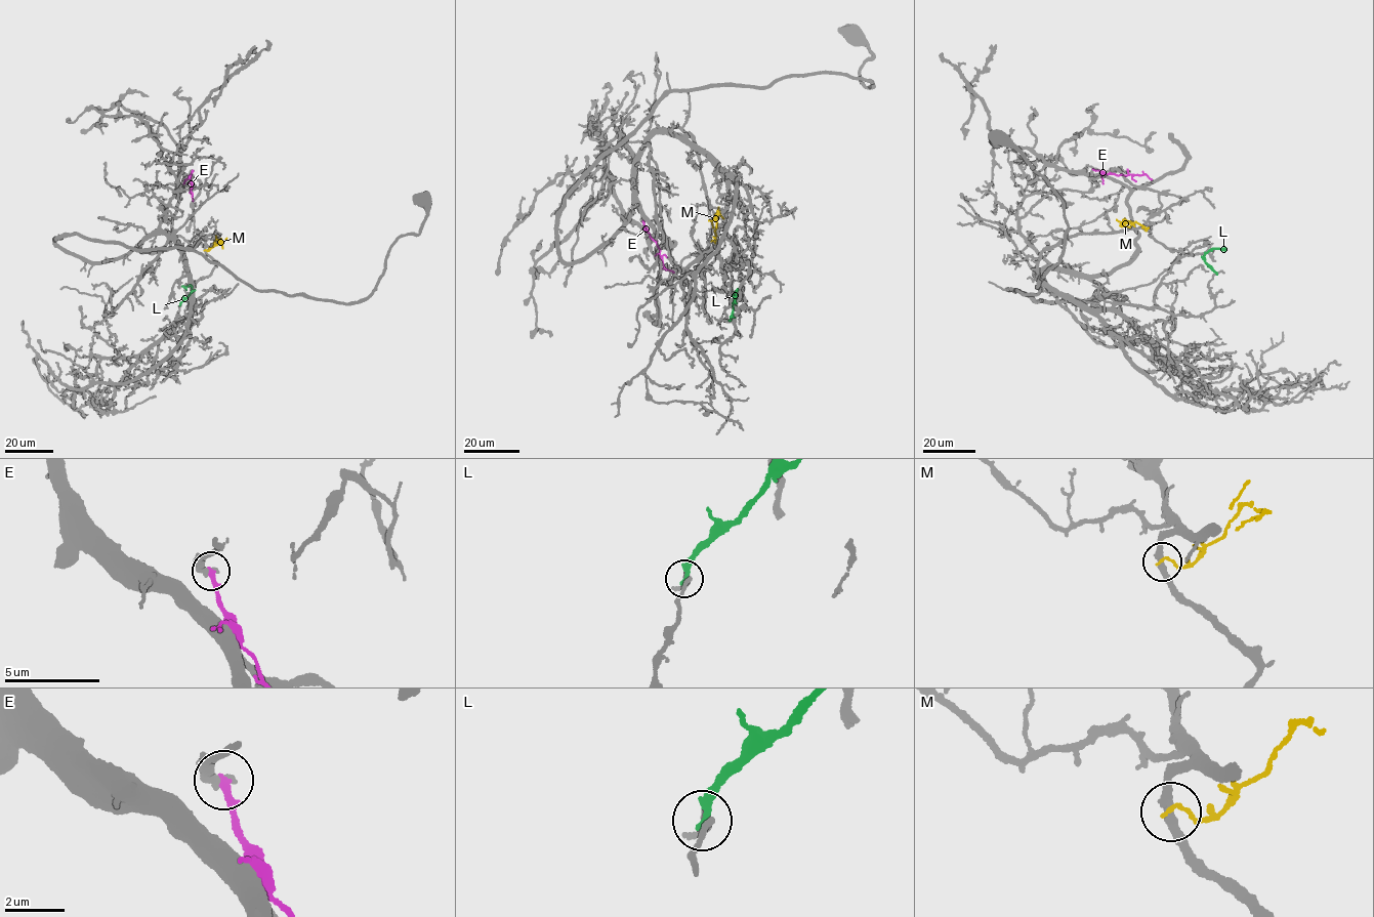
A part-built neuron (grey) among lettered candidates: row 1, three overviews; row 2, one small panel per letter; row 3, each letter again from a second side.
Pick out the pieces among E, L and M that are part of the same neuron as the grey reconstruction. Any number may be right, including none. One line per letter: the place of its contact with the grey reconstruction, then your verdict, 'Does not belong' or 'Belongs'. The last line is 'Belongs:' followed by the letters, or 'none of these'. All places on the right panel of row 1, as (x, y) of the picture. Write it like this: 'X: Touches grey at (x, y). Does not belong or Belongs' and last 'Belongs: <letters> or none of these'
E: Touches grey at (1093, 169). Does not belong
L: Touches grey at (1216, 274). Does not belong
M: Touches grey at (1146, 231). Does not belong
Belongs: none of these

